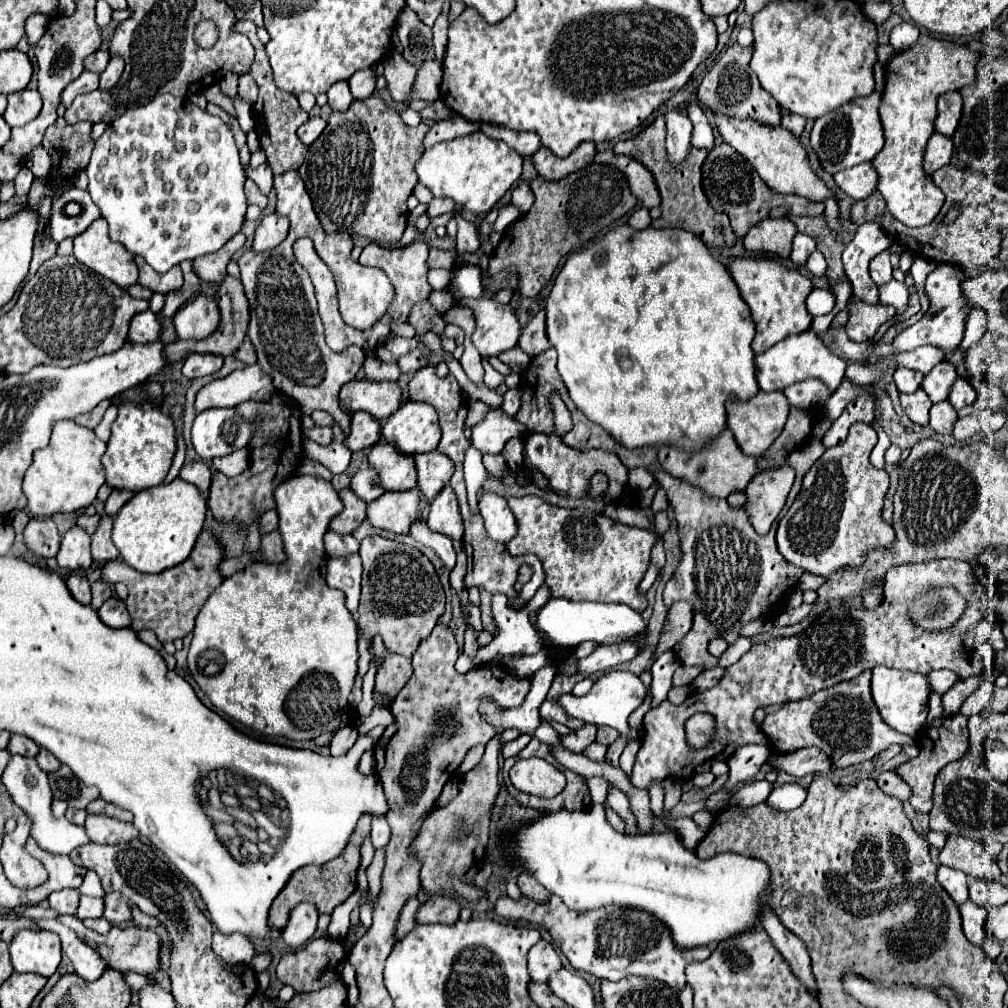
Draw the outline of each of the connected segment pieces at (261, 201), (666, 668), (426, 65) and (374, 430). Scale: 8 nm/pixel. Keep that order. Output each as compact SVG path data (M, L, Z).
M246 179L246 199L248 199L248 205L258 205L260 209L264 209L268 205L268 197L258 189L258 185L252 181L252 179Z
M666 651L654 661L654 665L650 669L650 673L652 673L652 685L650 685L652 707L656 707L656 703L666 699L666 695L672 687L672 675L678 667L680 667L680 659L676 657L674 651Z
M436 59L434 61L424 61L418 69L414 93L408 101L412 101L412 99L422 99L426 103L436 101L440 83L442 83L442 65Z
M354 413L350 419L350 431L344 435L342 443L350 451L360 451L378 441L380 423L368 413Z

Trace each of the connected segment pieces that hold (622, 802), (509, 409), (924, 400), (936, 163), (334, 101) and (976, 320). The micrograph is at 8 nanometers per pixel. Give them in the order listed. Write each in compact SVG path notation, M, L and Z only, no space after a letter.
M612 783L608 785L608 805L610 805L618 815L622 815L624 821L628 823L626 833L636 833L636 819L634 819L634 815L632 815L632 811L630 811L628 797L626 797L618 787L614 787Z
M508 389L508 393L504 395L502 405L496 407L496 409L500 409L506 415L514 415L520 409L520 391L518 389Z
M922 387L914 393L902 393L900 395L900 405L914 423L928 425L928 411L932 407L932 401Z
M934 133L930 137L930 141L928 141L928 147L926 147L924 171L928 175L932 175L940 167L948 165L950 157L952 157L952 141L946 135L942 135L942 133Z
M340 81L340 83L332 85L332 89L328 91L328 105L332 107L332 111L348 111L352 101L354 101L354 97L350 93L348 81Z
M972 308L965 325L964 337L960 344L962 351L966 352L976 344L986 332L986 315L982 309Z

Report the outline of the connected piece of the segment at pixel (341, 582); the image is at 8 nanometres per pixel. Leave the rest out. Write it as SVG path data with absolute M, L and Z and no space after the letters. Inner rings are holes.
M348 555L344 559L328 559L328 575L326 581L330 587L346 593L346 607L356 613L360 601L360 577L362 563L358 555Z

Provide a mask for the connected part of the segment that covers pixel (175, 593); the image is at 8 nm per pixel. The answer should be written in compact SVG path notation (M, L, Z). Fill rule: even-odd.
M202 531L198 543L194 545L192 555L180 565L170 567L162 573L140 573L130 565L126 565L124 561L114 559L102 565L102 581L112 585L122 581L128 587L130 597L126 599L126 607L134 631L152 629L162 643L168 643L174 639L182 639L194 629L196 615L200 613L208 595L222 583L222 577L216 571L220 561L222 561L220 545L208 531Z

